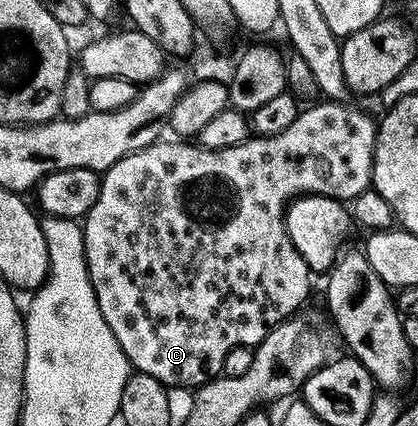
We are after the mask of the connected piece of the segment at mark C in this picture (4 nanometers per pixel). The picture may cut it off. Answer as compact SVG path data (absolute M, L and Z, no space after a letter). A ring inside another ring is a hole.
M160 140L155 145L121 160L115 167L102 175L100 199L97 200L96 206L92 208L85 222L87 271L91 273L91 283L99 301L101 316L105 316L105 324L109 324L113 336L117 336L117 344L121 344L127 362L130 365L135 365L134 369L138 373L148 374L161 380L161 384L165 387L192 386L192 388L198 388L206 386L208 382L216 381L223 374L225 360L229 356L229 352L242 346L259 347L280 324L287 321L288 318L296 317L302 311L299 309L306 304L307 297L311 294L313 271L309 268L309 264L305 264L301 252L297 252L287 231L287 208L296 199L293 192L297 192L297 186L295 186L295 180L291 180L295 176L287 176L283 164L281 162L277 164L277 160L271 156L266 146L259 144L257 146L255 141L248 140L228 150L205 150L198 144L188 144L183 140L171 141L175 142ZM205 176L225 178L227 182L231 182L233 188L227 188L229 198L219 200L219 204L213 208L213 210L217 210L215 220L203 218L203 216L211 216L211 212L205 212L205 210L211 210L211 206L203 208L204 204L197 204L199 210L197 210L197 214L193 214L193 222L191 222L189 220L191 216L183 214L183 202L181 202L179 192L181 192L183 184L187 184L195 178L205 178Z

